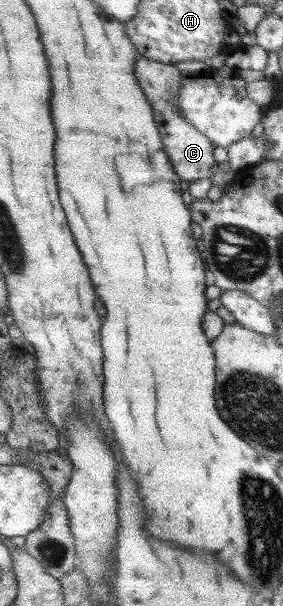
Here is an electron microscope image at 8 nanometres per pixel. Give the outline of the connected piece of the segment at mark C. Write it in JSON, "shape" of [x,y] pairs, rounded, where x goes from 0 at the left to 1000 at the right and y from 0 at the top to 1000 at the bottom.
{"shape":[[[491,92],[484,96],[484,127],[512,149],[516,158],[541,173],[558,211],[583,234],[583,251],[611,266],[629,295],[707,297],[749,294],[770,284],[770,266],[760,256],[763,241],[728,219],[717,219],[686,203],[675,203],[618,170],[625,158],[647,149],[647,122],[622,107],[580,106]]]}

